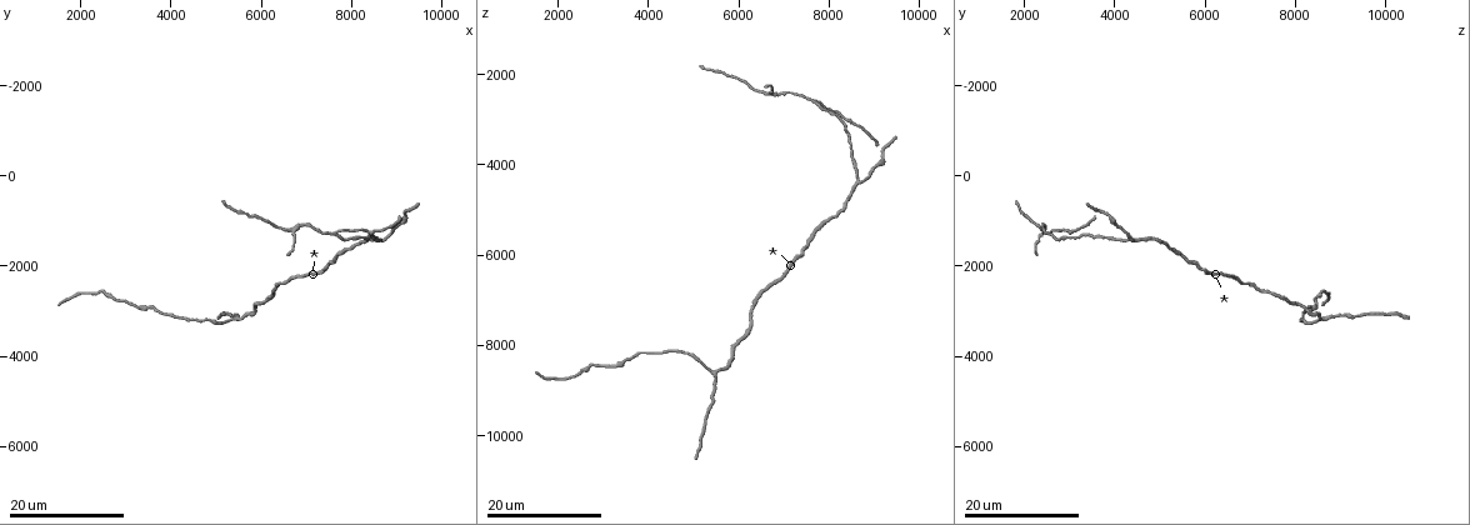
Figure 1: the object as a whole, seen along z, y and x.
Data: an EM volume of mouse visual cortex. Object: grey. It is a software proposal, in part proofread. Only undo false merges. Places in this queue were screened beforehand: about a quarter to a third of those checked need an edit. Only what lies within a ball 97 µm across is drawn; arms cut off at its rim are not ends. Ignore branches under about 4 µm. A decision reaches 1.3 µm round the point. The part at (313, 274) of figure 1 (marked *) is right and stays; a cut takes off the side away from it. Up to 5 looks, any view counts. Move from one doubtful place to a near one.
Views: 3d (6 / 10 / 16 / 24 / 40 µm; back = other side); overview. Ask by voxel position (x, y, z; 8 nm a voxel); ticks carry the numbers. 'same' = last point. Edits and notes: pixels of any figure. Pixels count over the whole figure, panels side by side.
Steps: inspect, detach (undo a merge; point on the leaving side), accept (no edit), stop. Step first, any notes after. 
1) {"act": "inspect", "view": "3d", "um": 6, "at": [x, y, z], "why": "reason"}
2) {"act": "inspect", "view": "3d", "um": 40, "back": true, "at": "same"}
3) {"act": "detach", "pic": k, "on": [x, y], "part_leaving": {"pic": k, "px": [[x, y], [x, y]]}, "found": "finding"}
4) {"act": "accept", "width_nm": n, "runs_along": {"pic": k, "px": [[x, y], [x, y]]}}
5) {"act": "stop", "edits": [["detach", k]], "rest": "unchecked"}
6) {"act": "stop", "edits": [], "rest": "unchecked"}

{"act": "inspect", "view": "3d", "um": 16, "at": [5500, 3200, 8650], "why": "a fork"}

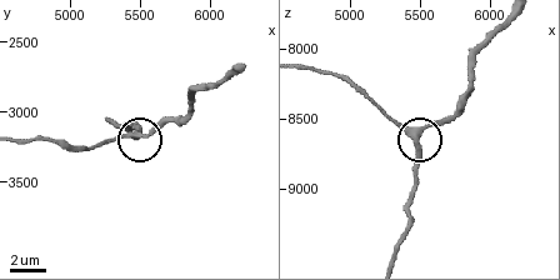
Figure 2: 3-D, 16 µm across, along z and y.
{"act": "inspect", "view": "3d", "um": 6, "at": [5480, 3160, 8640]}

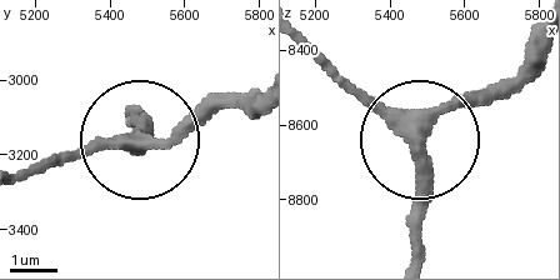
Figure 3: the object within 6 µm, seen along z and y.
{"act": "inspect", "view": "3d", "um": 6, "back": true, "at": [5470, 3160, 8650]}

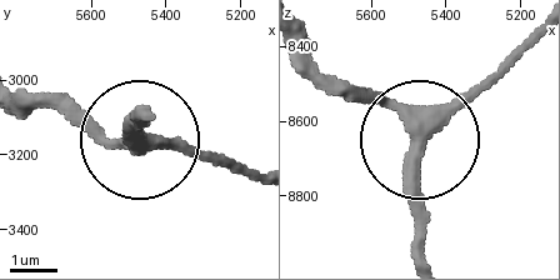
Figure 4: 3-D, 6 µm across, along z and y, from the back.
{"act": "accept", "arms": 3, "runs_along": {"pic": 4, "px": [[306, 55], [390, 103], [406, 126], [414, 258]]}, "found": "one neuron here"}

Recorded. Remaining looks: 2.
{"act": "inspect", "view": "3d", "um": 16, "at": [7600, 1250, 2550], "why": "two arms in line, one across"}

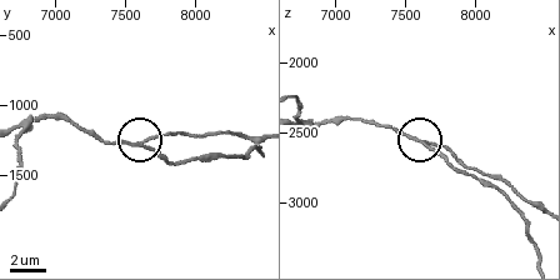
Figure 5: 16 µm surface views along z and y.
{"act": "inspect", "view": "3d", "um": 10, "at": [7620, 1280, 2560]}

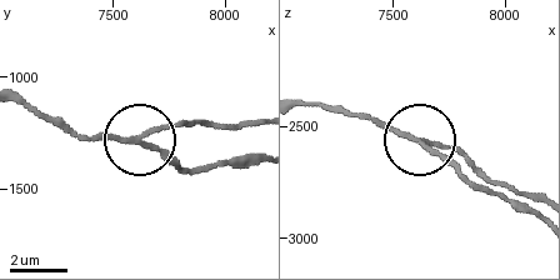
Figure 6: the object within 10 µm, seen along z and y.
{"act": "detach", "pic": 6, "on": [175, 125], "arms": 3, "part_leaving": {"pic": 6, "px": [[136, 141], [170, 126], [256, 119]]}, "found": "two neurons meet here"}

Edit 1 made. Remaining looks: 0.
{"act": "stop", "edits": [["detach", 6]], "rest": "unchecked"}

